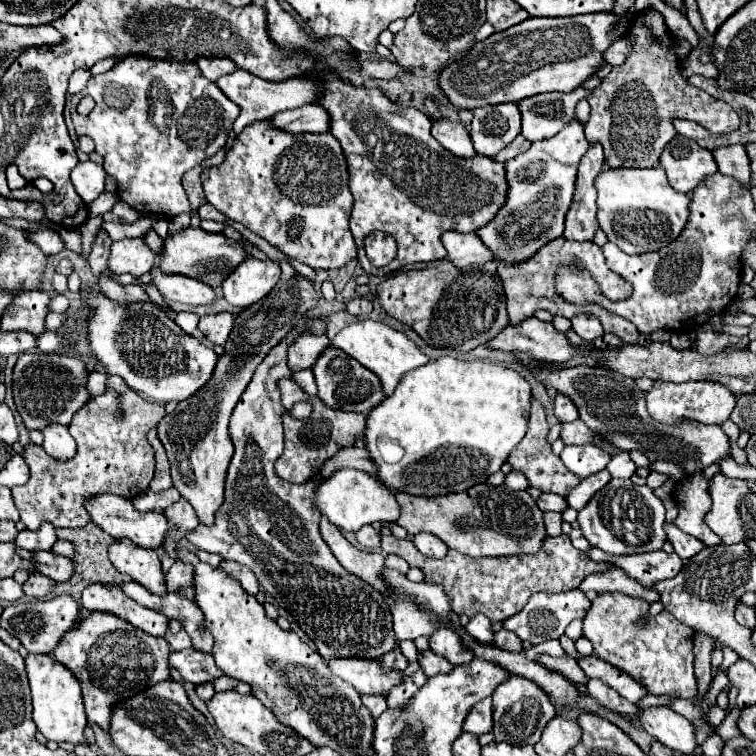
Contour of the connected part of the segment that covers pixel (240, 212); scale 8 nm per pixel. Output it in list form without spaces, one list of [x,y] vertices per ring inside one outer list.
[[[259,120],[249,124],[237,136],[221,166],[203,170],[201,182],[207,202],[229,220],[243,224],[251,232],[265,238],[271,246],[315,270],[341,268],[357,256],[357,246],[349,230],[349,216],[353,208],[349,172],[343,150],[333,134],[289,134],[265,120]]]

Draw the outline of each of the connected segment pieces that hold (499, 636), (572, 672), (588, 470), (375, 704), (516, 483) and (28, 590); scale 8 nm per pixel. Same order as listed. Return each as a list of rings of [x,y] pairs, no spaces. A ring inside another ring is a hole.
[[[505,628],[494,634],[494,641],[497,647],[506,651],[521,653],[523,650],[522,640]]]
[[[541,654],[541,656],[535,658],[535,662],[539,662],[539,664],[543,664],[545,668],[551,668],[551,670],[567,676],[567,678],[569,678],[571,682],[575,682],[575,684],[585,684],[585,682],[587,682],[587,676],[585,676],[583,670],[579,668],[577,660],[573,660],[573,658],[553,658],[553,656],[549,656],[549,654]]]
[[[585,444],[585,446],[565,446],[561,452],[561,460],[573,474],[577,474],[579,478],[587,478],[603,470],[611,460],[611,456],[593,444]]]
[[[361,696],[361,700],[363,700],[363,706],[369,706],[373,718],[379,718],[381,712],[387,710],[387,702],[381,696]]]
[[[513,470],[513,472],[509,472],[505,476],[505,486],[507,488],[513,488],[513,490],[525,490],[529,484],[527,484],[527,478],[521,472]]]
[[[31,574],[29,576],[29,580],[23,584],[23,592],[25,592],[25,596],[29,596],[29,598],[45,598],[53,588],[55,588],[55,580],[51,580],[51,578],[47,578],[47,576],[43,576],[43,574]]]

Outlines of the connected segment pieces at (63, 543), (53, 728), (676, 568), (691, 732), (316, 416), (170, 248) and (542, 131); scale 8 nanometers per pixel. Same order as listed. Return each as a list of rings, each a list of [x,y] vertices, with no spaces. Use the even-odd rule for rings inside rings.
[[[57,540],[51,550],[53,550],[53,552],[59,552],[59,554],[63,554],[63,556],[67,556],[67,558],[75,558],[75,554],[77,554],[77,552],[75,552],[75,544],[69,542],[69,540]]]
[[[29,654],[25,658],[25,668],[33,696],[33,720],[39,732],[47,740],[85,744],[83,730],[87,726],[87,716],[81,700],[81,688],[73,672],[63,664],[55,662],[51,654]]]
[[[589,548],[587,556],[595,562],[611,562],[625,570],[631,578],[641,582],[643,587],[650,589],[651,586],[661,580],[675,577],[683,567],[683,560],[673,552],[667,554],[663,550],[647,552],[643,556],[625,556],[625,558],[613,558],[597,548]]]
[[[653,706],[641,710],[641,726],[673,752],[695,754],[697,740],[693,724],[677,712],[671,712],[671,708]]]
[[[291,378],[279,380],[279,390],[281,390],[281,402],[285,406],[283,414],[285,450],[275,462],[275,472],[287,482],[307,482],[313,474],[319,472],[323,460],[331,458],[343,446],[353,446],[355,438],[365,430],[365,416],[355,412],[335,412],[333,408],[327,408],[317,396],[309,396],[307,392],[303,392]],[[301,400],[313,406],[311,416],[305,420],[297,420],[289,414],[289,408],[293,408],[293,404]]]
[[[185,228],[165,238],[165,250],[163,250],[163,256],[159,258],[159,266],[163,268],[163,272],[183,274],[183,276],[201,280],[211,288],[219,288],[223,280],[247,258],[251,256],[245,250],[245,244],[239,240],[227,238],[225,234],[211,234],[201,228]]]
[[[577,88],[575,92],[549,92],[535,94],[517,102],[523,122],[523,136],[529,142],[555,136],[567,120],[575,118],[575,106],[581,98],[589,96],[593,90]]]

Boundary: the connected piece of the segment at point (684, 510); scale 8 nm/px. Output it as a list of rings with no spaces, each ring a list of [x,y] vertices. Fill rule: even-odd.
[[[701,474],[699,476],[685,476],[679,484],[679,488],[673,490],[673,498],[679,506],[679,514],[675,518],[675,524],[699,538],[705,546],[713,546],[719,544],[719,536],[715,536],[715,532],[711,532],[705,524],[703,524],[703,516],[707,512],[707,508],[711,506],[711,498],[707,496],[707,484],[709,480],[705,480]]]

